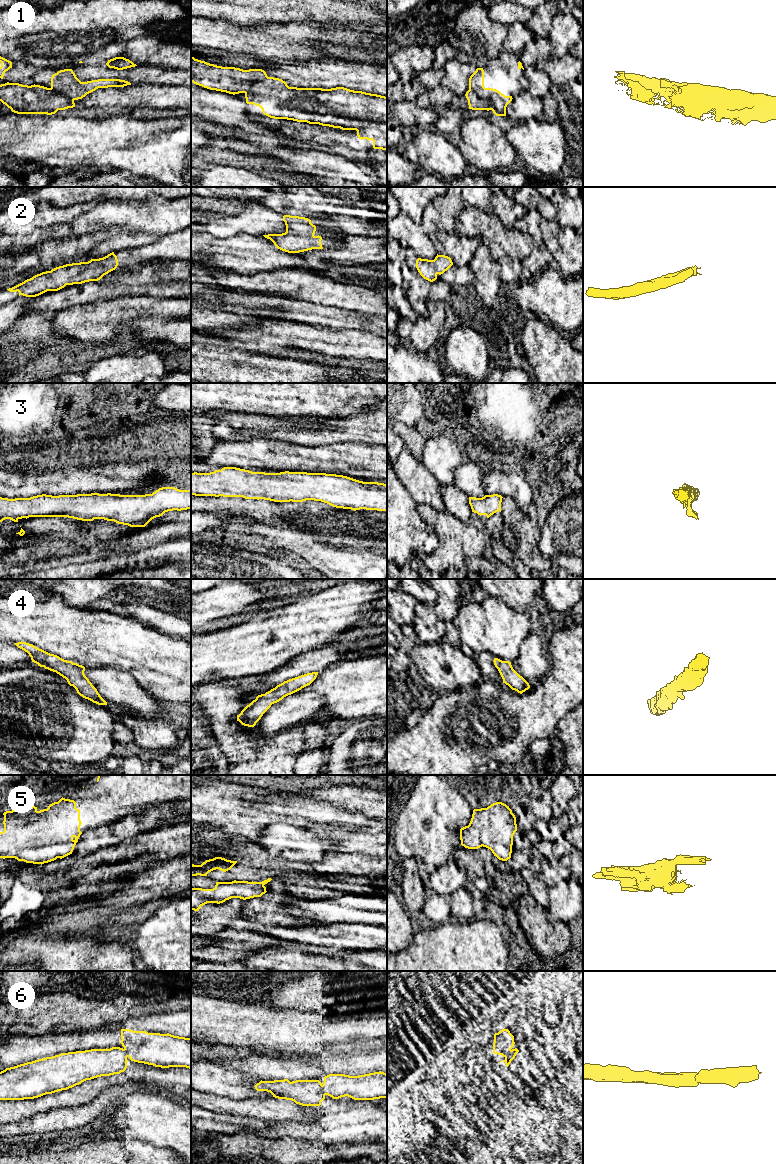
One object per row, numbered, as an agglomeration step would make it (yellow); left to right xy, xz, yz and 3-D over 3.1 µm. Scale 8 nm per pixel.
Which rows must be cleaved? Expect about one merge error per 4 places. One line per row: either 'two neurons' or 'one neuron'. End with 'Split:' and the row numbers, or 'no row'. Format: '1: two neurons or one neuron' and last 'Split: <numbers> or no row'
1: two neurons
2: one neuron
3: one neuron
4: one neuron
5: one neuron
6: one neuron
Split: 1

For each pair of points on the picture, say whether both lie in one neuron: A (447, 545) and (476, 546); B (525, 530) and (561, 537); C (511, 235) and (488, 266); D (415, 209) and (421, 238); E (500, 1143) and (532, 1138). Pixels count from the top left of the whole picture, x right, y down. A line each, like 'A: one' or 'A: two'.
A: one
B: two
C: two
D: two
E: two

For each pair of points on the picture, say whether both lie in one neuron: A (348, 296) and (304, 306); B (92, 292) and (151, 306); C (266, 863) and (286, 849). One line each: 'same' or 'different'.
A: different
B: different
C: different

